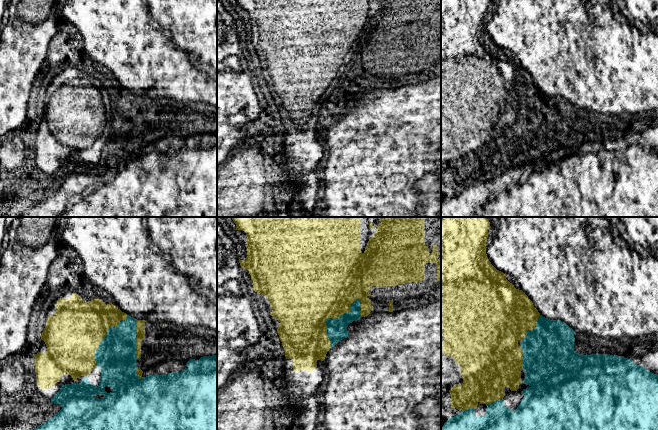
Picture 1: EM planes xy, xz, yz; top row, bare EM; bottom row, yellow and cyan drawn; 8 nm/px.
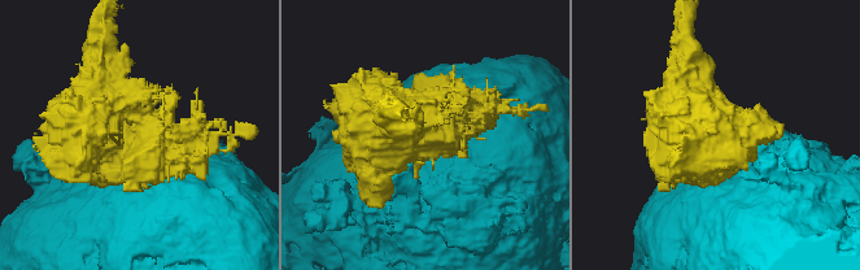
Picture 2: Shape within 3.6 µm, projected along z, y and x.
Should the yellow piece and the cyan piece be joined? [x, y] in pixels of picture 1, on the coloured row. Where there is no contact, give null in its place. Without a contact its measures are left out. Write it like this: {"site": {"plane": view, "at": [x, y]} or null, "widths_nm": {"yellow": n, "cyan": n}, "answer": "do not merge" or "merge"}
{"site": {"plane": "xz", "at": [331, 317]}, "widths_nm": {"yellow": 500, "cyan": 160}, "answer": "do not merge"}

